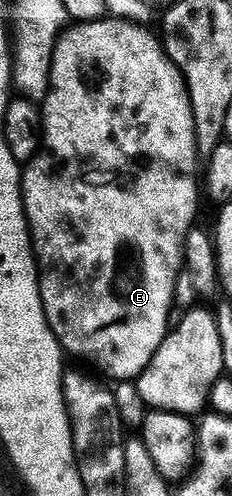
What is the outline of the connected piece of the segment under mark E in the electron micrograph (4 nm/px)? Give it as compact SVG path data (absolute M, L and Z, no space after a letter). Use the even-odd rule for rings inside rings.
M104 16L92 22L76 22L68 25L59 34L55 41L55 47L52 50L50 87L41 101L41 145L21 170L23 211L27 217L27 229L31 232L31 249L35 251L35 261L38 263L39 295L41 296L41 304L45 312L45 320L49 324L51 333L55 335L55 339L58 340L59 345L63 347L68 355L76 354L77 357L84 358L87 362L92 362L97 369L104 370L111 377L111 380L134 380L138 378L139 374L149 364L153 352L157 352L161 340L167 334L167 318L173 314L175 282L179 279L181 267L184 265L184 242L188 231L192 229L193 223L191 221L195 218L195 209L199 206L199 200L201 201L200 187L198 185L195 187L195 158L197 158L197 151L194 136L193 108L190 106L190 96L187 95L186 80L183 79L181 71L175 66L170 56L166 54L162 41L158 37L154 38L146 30L147 28L146 25L131 21L128 18Z

